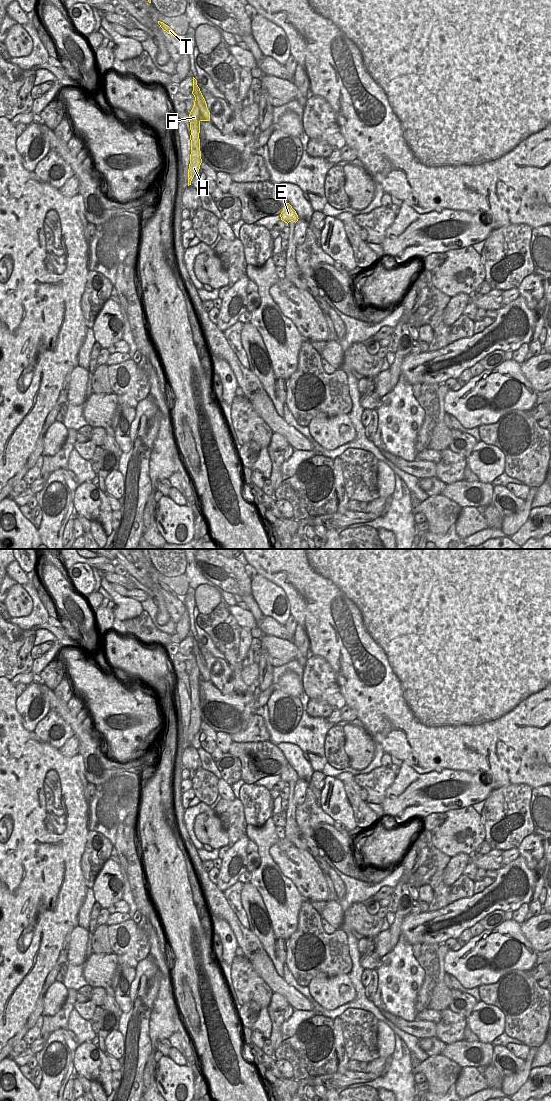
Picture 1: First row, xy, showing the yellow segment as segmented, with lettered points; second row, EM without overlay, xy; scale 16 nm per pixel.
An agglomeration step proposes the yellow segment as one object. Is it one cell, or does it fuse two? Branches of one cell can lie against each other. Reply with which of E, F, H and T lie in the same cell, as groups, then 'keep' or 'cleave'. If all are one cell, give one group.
groups E / F H T; cleave

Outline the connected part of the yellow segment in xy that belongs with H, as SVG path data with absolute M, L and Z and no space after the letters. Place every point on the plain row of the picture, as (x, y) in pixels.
M193 637L193 651L192 654L195 657L194 666L189 674L190 682L190 700L191 700L191 714L190 724L188 729L188 746L191 745L191 741L196 733L199 732L200 725L202 723L201 711L200 711L200 682L202 681L199 665L201 661L201 651L197 645L197 640Z

